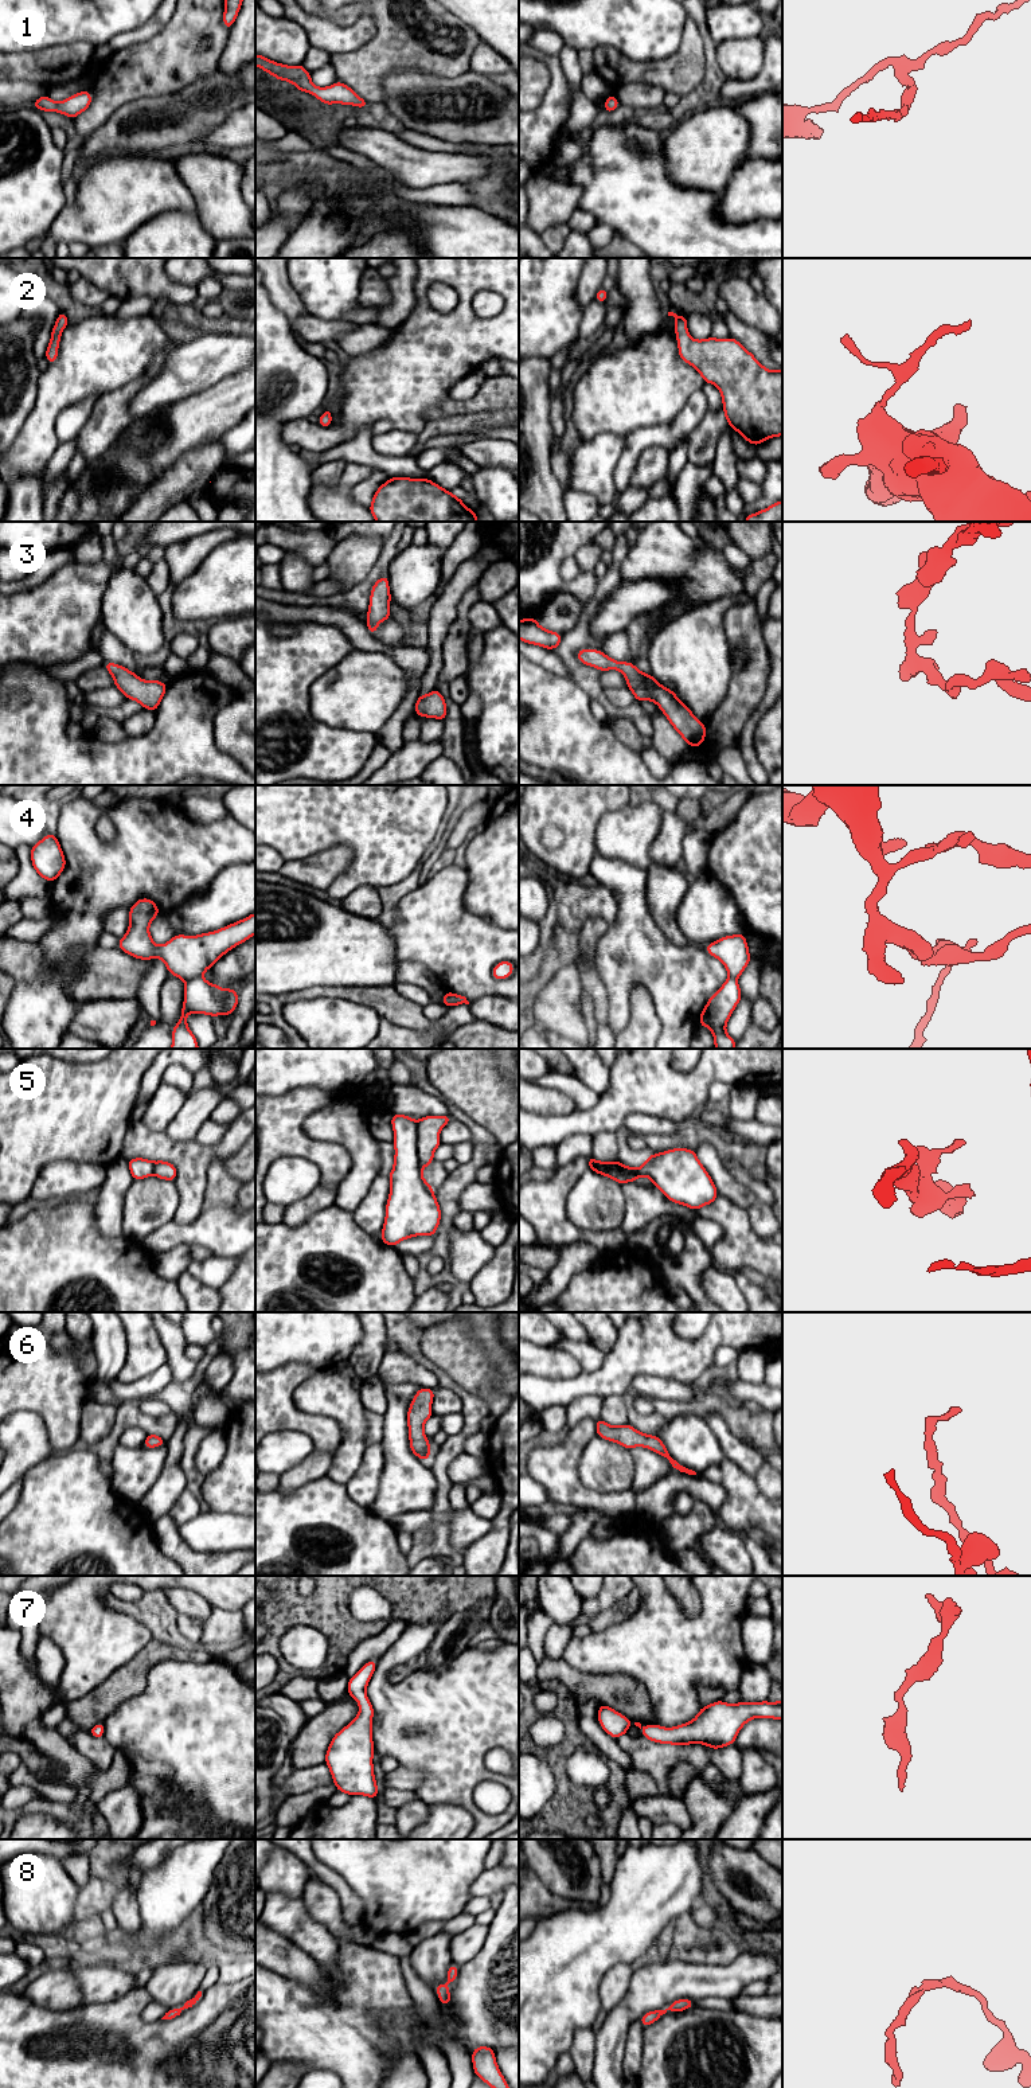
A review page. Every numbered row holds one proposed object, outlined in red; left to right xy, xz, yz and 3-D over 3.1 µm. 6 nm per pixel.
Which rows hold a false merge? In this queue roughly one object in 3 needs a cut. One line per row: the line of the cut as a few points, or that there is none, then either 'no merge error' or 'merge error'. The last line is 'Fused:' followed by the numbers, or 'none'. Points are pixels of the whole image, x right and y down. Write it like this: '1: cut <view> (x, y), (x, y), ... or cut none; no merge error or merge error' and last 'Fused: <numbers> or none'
1: cut none; no merge error
2: cut none; no merge error
3: cut none; no merge error
4: cut xy (200, 976), (186, 982); merge error
5: cut yz (590, 1167), (623, 1167), (639, 1175); merge error
6: cut none; no merge error
7: cut none; no merge error
8: cut none; no merge error
Fused: 4, 5

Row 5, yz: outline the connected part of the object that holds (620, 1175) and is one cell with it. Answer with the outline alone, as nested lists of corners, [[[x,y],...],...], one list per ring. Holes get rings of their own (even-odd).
[[[594,1164],[591,1170],[600,1175],[612,1178],[620,1184],[624,1184],[625,1182],[636,1182],[638,1176],[636,1174],[628,1174],[624,1168],[600,1168],[597,1164]]]

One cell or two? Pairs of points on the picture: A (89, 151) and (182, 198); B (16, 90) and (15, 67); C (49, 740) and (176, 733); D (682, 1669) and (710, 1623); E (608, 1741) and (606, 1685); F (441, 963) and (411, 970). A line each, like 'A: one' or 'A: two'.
A: two
B: two
C: one
D: one
E: two
F: two

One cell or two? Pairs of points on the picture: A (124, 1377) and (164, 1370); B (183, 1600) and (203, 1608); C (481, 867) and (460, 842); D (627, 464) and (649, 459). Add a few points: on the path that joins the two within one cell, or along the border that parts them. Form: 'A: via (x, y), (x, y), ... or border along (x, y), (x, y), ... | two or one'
A: border along (153, 1372), (121, 1385) | two
B: via (188, 1603), (198, 1608) | one
C: border along (468, 838), (461, 849) | two
D: border along (643, 433), (648, 447), (639, 457), (628, 486) | two

